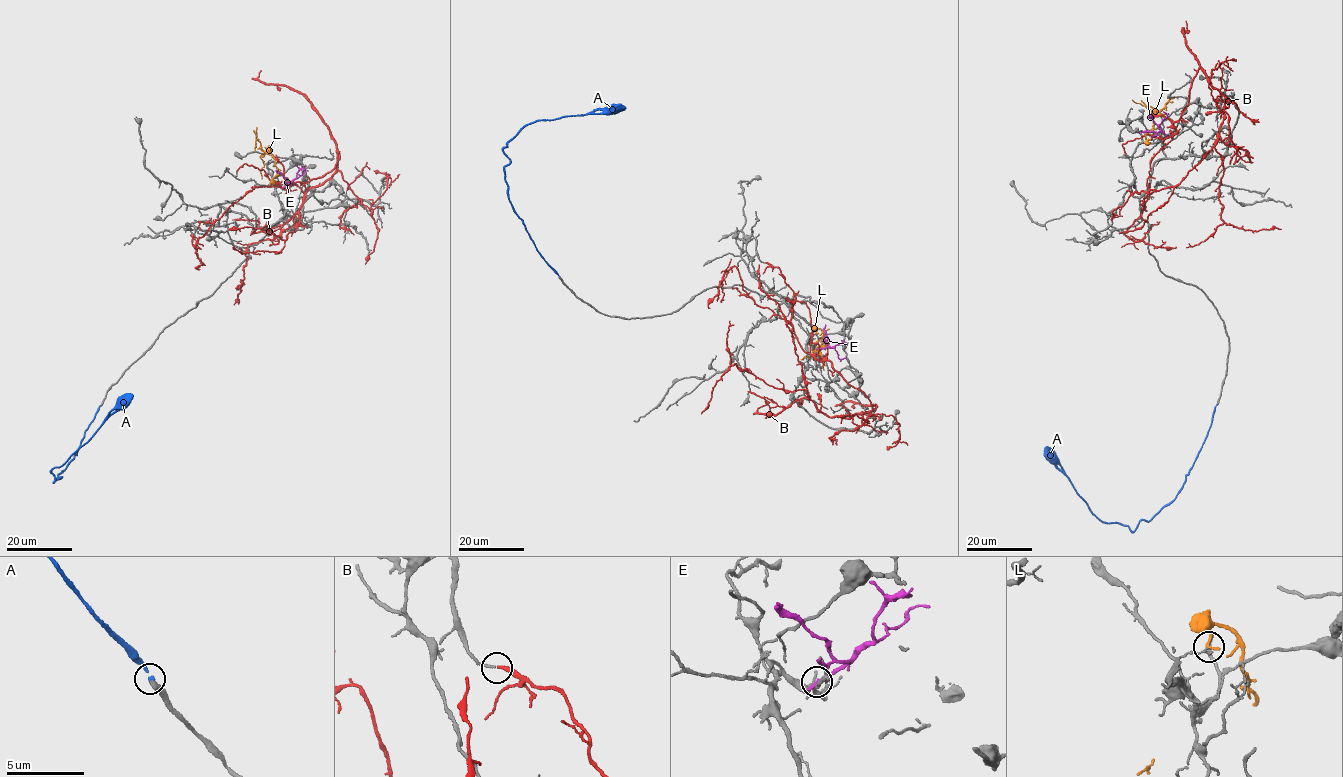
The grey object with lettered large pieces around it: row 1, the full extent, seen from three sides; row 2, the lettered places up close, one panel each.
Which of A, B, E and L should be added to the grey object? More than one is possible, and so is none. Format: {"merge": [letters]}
{"merge": ["A"]}

